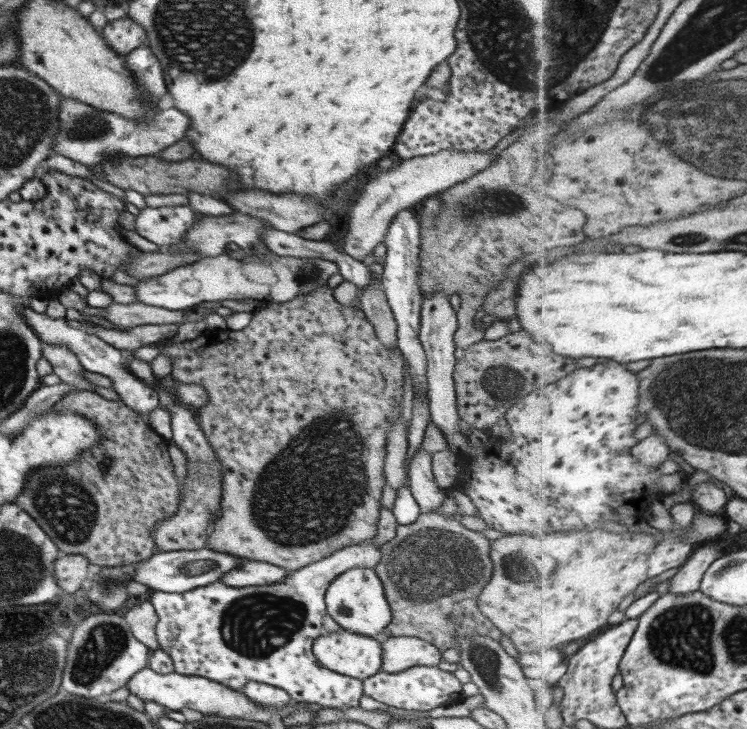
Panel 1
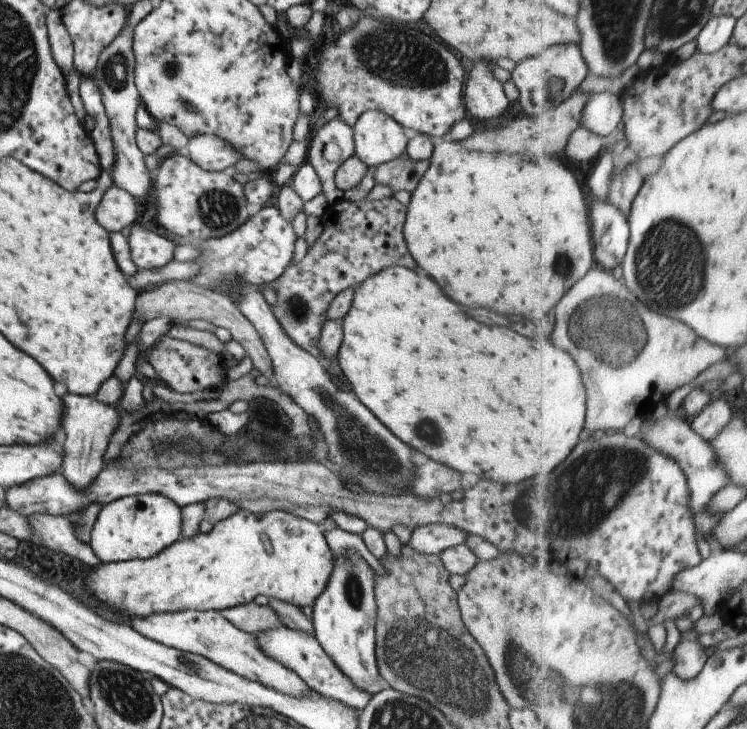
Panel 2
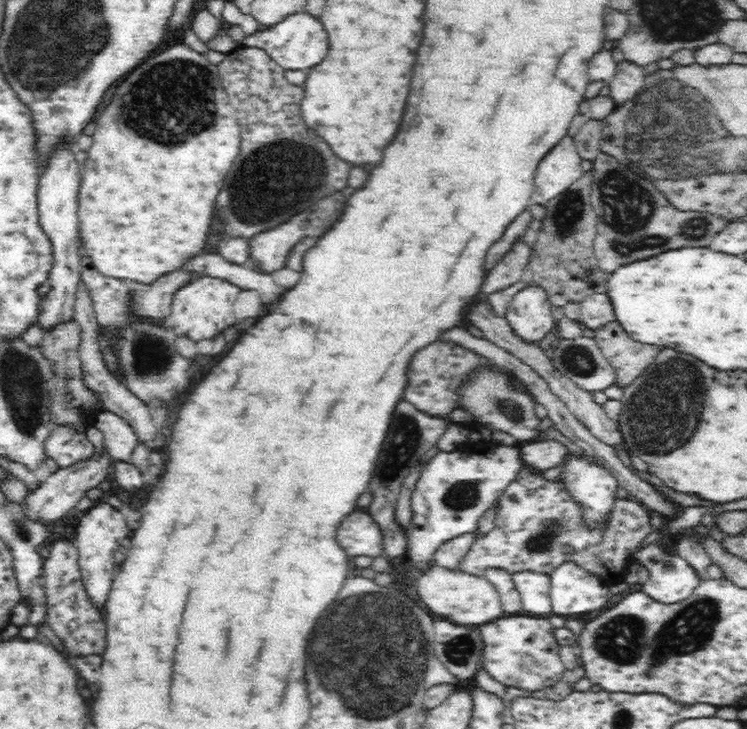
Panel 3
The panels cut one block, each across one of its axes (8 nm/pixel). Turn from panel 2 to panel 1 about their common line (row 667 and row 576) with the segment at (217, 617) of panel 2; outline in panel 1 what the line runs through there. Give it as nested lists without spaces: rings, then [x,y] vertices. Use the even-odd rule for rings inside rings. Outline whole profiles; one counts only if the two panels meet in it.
[[[241,559],[237,567],[223,573],[218,581],[225,586],[233,586],[233,588],[265,586],[281,581],[283,577],[289,575],[289,572],[285,568],[279,568],[265,561]]]

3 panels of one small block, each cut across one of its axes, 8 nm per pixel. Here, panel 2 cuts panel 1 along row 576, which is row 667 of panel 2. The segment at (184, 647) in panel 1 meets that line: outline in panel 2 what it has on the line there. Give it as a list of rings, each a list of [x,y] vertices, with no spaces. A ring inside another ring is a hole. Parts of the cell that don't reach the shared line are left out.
[[[279,625],[278,627],[258,632],[254,636],[257,641],[258,649],[275,662],[281,664],[286,669],[292,670],[307,686],[328,699],[339,701],[352,709],[360,711],[370,699],[366,691],[358,689],[356,685],[349,682],[337,667],[331,662],[331,659],[325,654],[325,651],[319,646],[317,639],[311,634],[302,630],[291,630],[290,628]]]

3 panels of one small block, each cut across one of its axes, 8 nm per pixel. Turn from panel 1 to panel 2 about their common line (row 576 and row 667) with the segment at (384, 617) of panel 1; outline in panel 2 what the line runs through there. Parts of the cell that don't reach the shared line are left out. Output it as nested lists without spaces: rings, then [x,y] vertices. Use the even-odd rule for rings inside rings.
[[[347,549],[334,559],[333,570],[325,590],[312,604],[312,635],[337,667],[337,670],[358,689],[373,696],[384,685],[378,674],[374,653],[376,604],[374,576],[371,568],[356,551]]]

